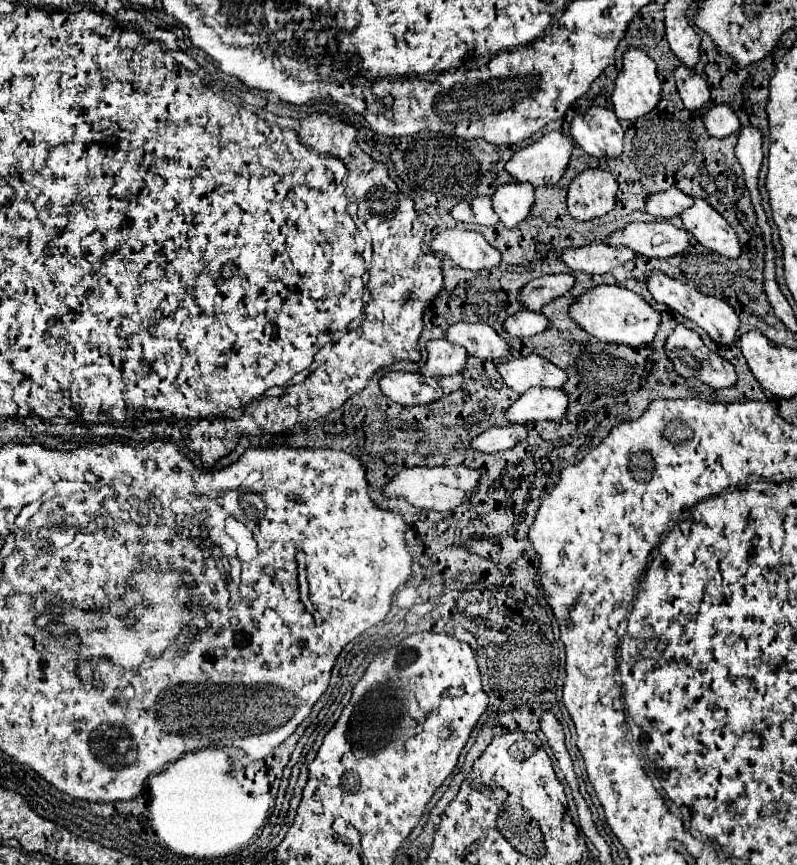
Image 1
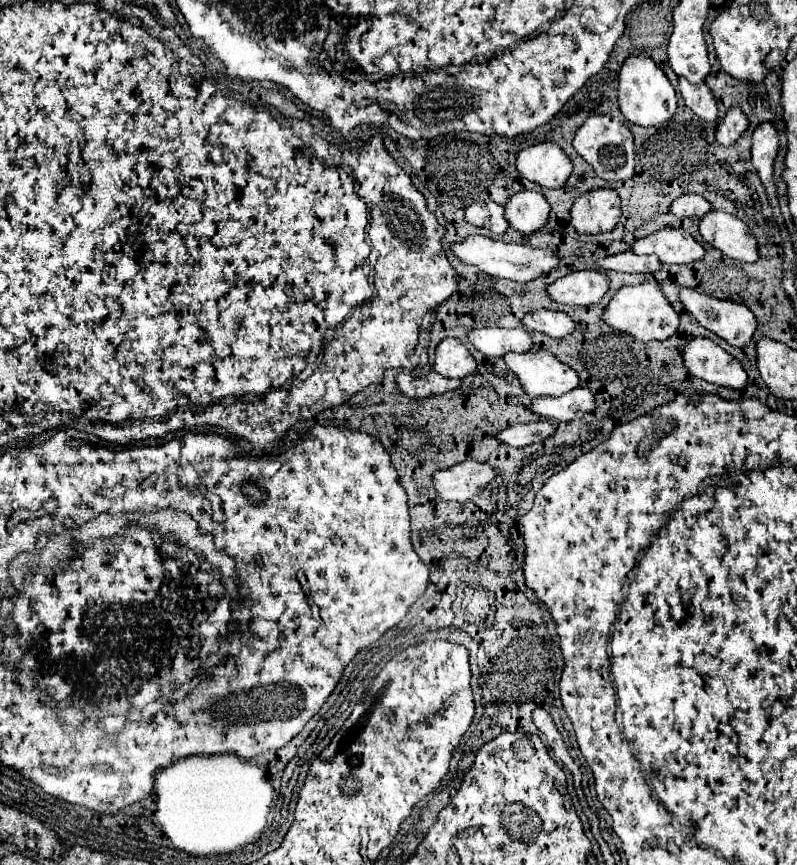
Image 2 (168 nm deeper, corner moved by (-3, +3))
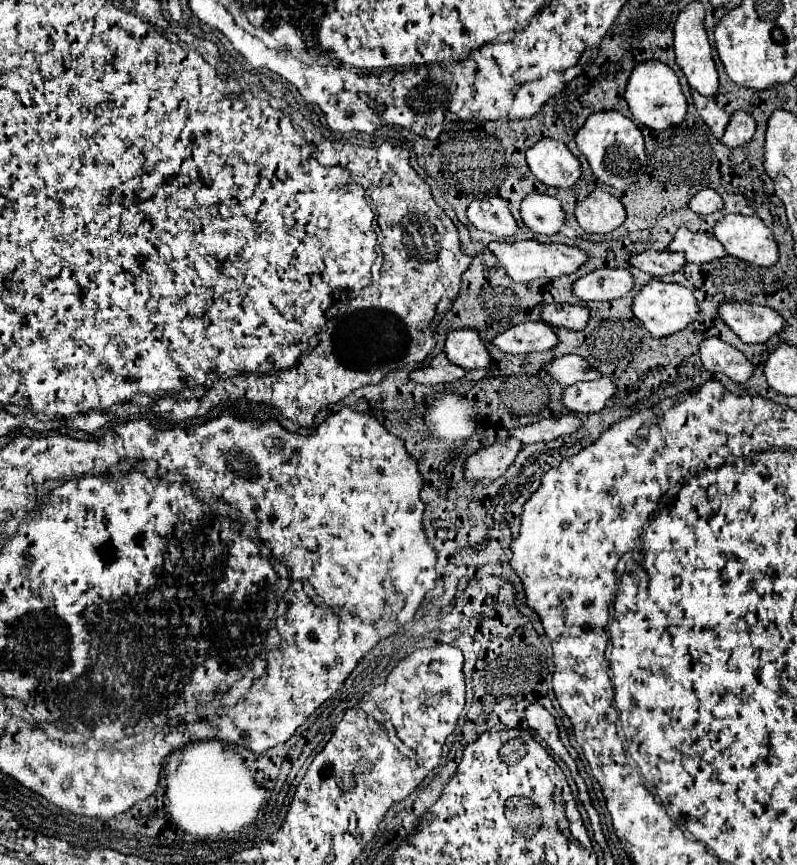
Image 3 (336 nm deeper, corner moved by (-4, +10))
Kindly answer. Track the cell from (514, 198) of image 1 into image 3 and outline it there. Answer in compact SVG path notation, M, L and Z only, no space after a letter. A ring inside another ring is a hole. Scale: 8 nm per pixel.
M529 194L521 202L521 220L523 224L537 234L557 234L563 226L565 214L561 202L549 194Z

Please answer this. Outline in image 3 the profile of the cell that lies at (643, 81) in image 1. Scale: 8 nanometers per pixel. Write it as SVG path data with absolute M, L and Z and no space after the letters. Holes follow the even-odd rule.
M657 60L639 62L633 68L629 82L627 82L627 90L625 90L625 100L629 104L633 118L637 122L641 122L643 126L649 126L653 130L665 130L665 128L681 124L683 116L687 112L687 100L681 92L681 86L679 86L675 72Z

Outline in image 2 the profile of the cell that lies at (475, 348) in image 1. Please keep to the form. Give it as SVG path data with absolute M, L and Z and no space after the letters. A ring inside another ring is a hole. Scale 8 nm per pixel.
M474 329L468 333L470 343L488 357L504 357L506 353L526 353L534 341L526 329Z

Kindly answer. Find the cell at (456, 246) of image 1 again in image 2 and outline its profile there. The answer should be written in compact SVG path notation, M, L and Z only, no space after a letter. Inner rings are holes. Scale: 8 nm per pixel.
M472 235L472 237L466 237L458 243L454 243L452 253L462 263L476 265L488 275L518 281L518 283L526 283L526 281L538 279L540 275L548 275L550 271L554 271L560 265L560 259L550 249L534 249L534 247L526 247L526 245L518 245L518 243L504 243L500 239L488 239L482 235Z

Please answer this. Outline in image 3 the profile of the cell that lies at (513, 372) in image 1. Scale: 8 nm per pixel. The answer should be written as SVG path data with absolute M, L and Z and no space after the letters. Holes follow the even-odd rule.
M561 356L561 358L553 358L551 362L545 364L547 374L557 380L561 386L571 386L583 380L597 380L601 378L601 374L597 370L593 370L587 360L583 360L581 356Z

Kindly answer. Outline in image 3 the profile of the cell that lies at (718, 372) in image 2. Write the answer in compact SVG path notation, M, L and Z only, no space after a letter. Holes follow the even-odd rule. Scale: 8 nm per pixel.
M705 338L699 344L699 356L705 370L721 372L737 384L747 382L753 372L753 364L743 356L743 352L721 342L719 338Z

